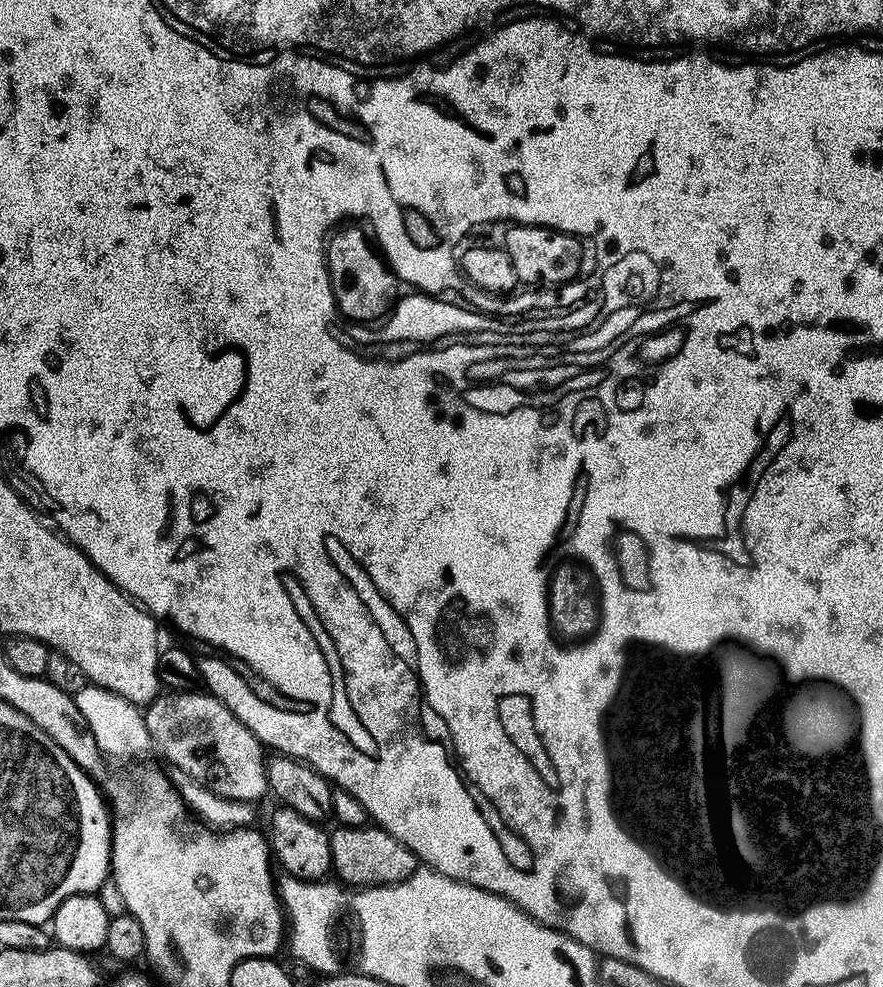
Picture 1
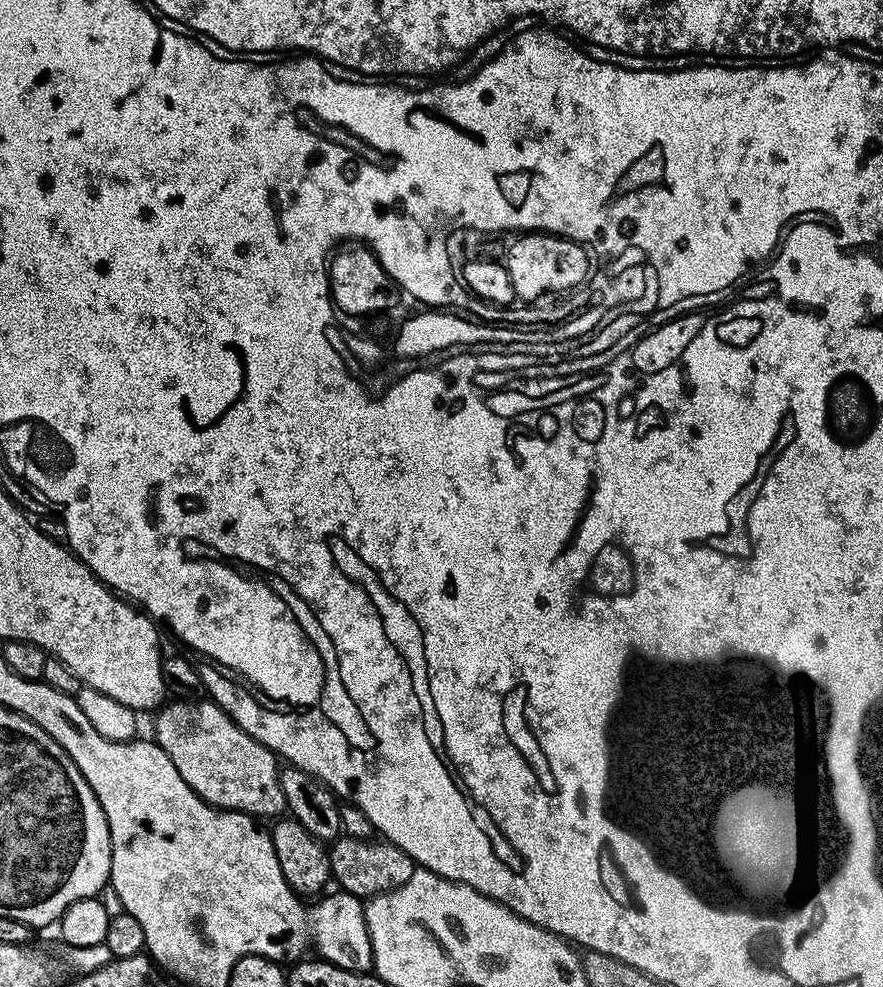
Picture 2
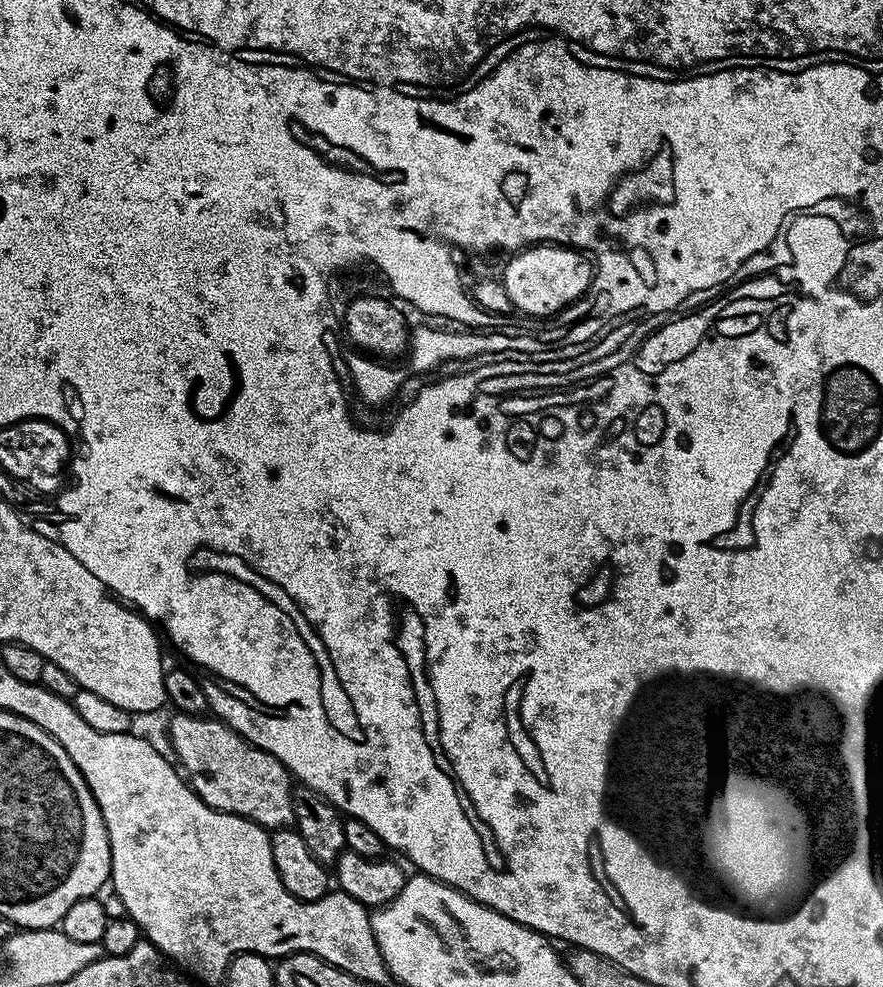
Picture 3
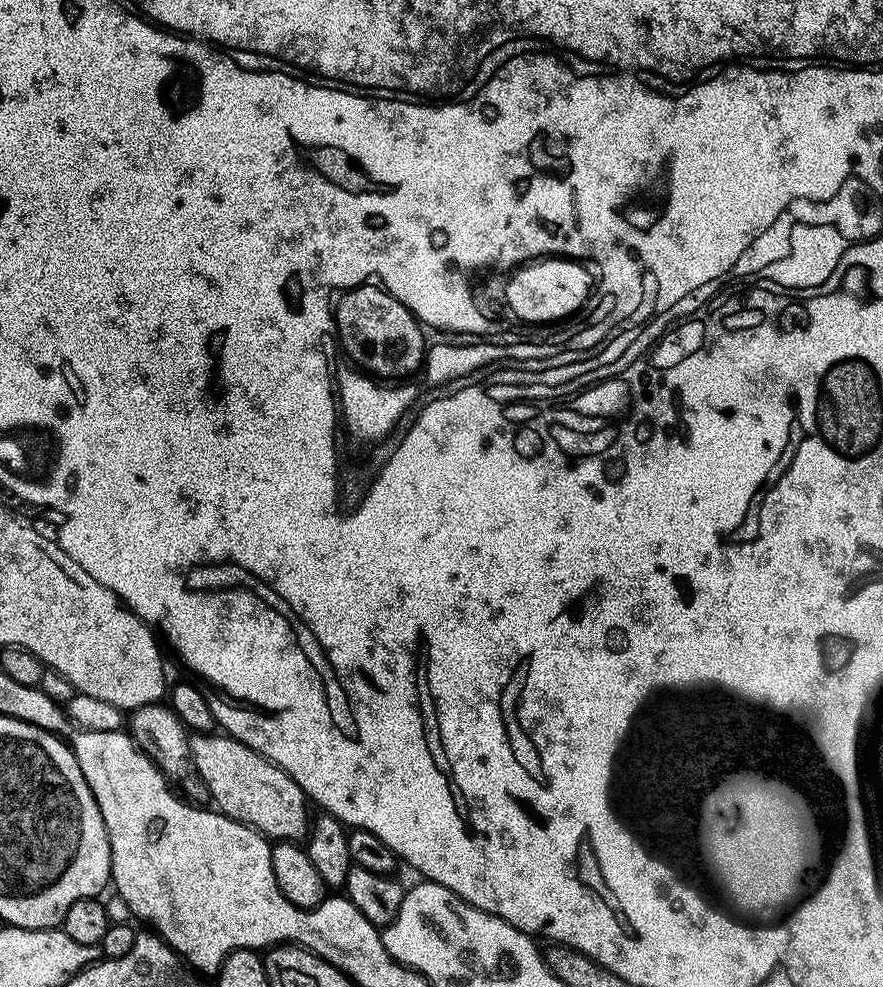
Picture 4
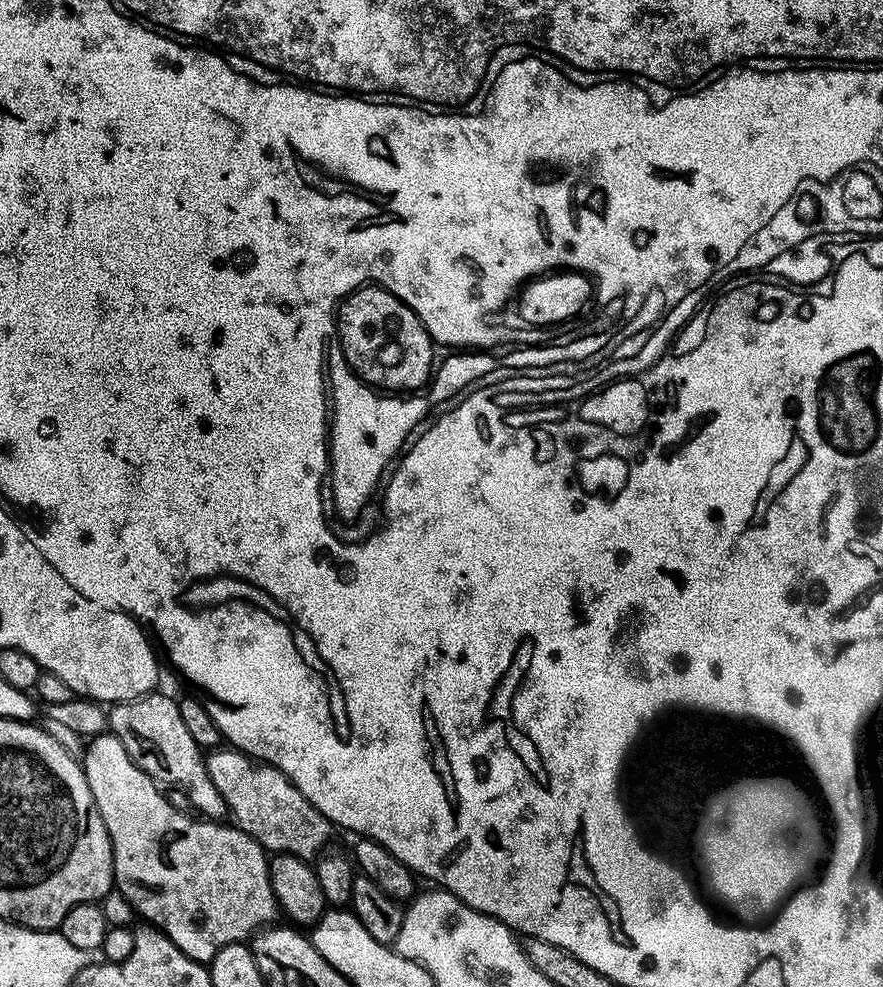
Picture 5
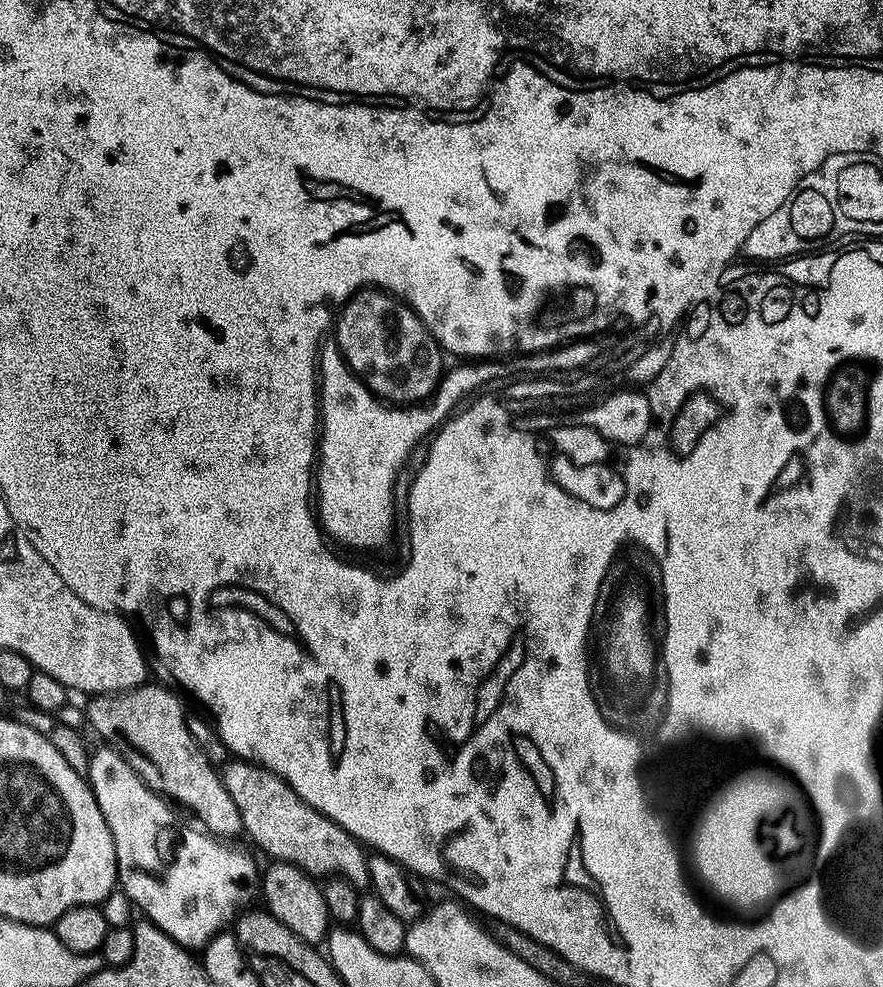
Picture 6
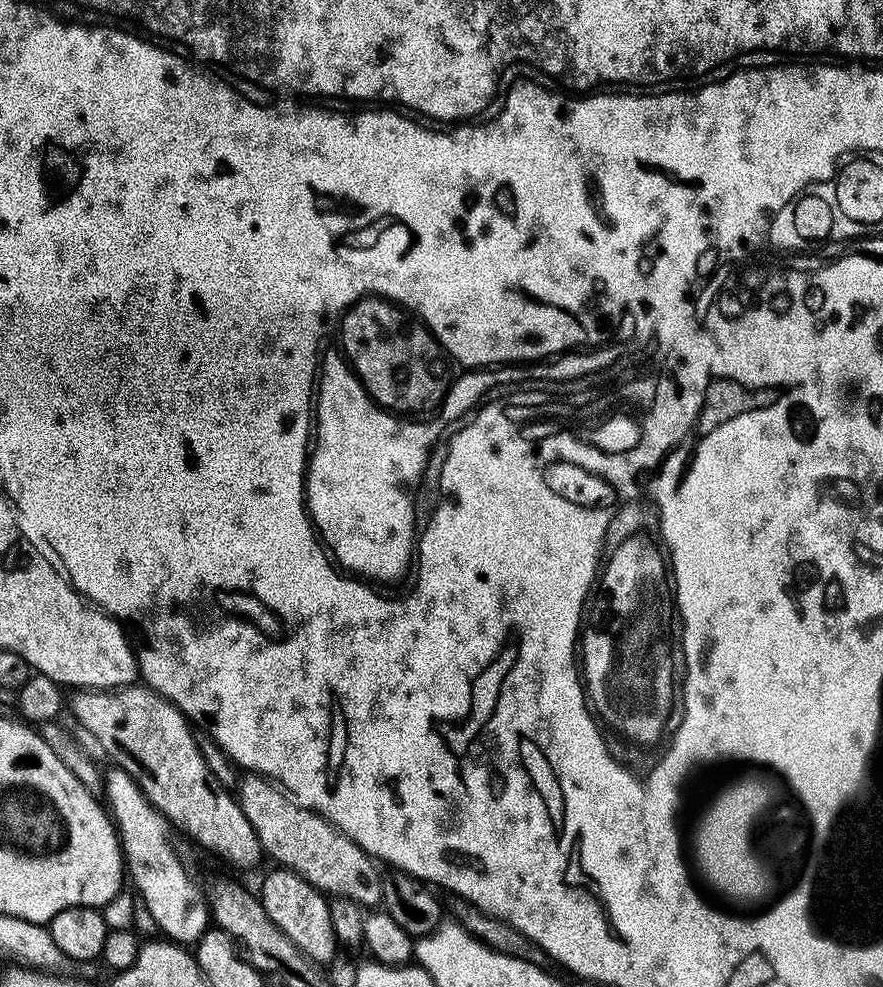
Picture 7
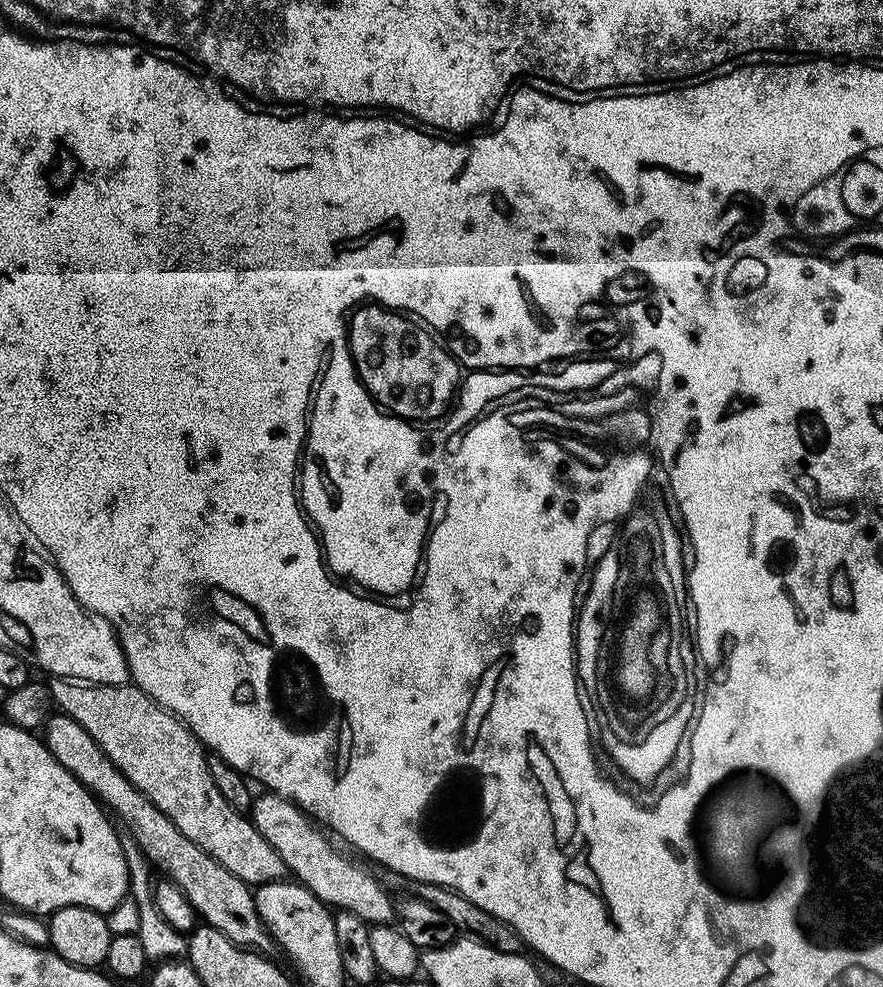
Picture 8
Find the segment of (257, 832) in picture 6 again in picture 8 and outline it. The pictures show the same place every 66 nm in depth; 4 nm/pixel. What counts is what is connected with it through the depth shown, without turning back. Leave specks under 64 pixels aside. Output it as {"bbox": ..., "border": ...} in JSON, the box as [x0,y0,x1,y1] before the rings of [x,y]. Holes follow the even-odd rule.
{"bbox":[250,791,395,926],"border":[[[269,791],[263,795],[253,799],[250,809],[252,825],[258,834],[262,834],[262,838],[266,838],[266,842],[270,842],[270,846],[274,846],[274,850],[278,850],[278,858],[282,858],[285,869],[299,883],[305,884],[329,908],[358,914],[358,918],[365,920],[369,926],[392,924],[395,921],[393,897],[388,897],[387,890],[362,865],[343,856],[323,836],[325,833],[291,800],[285,800],[283,796]]]}

